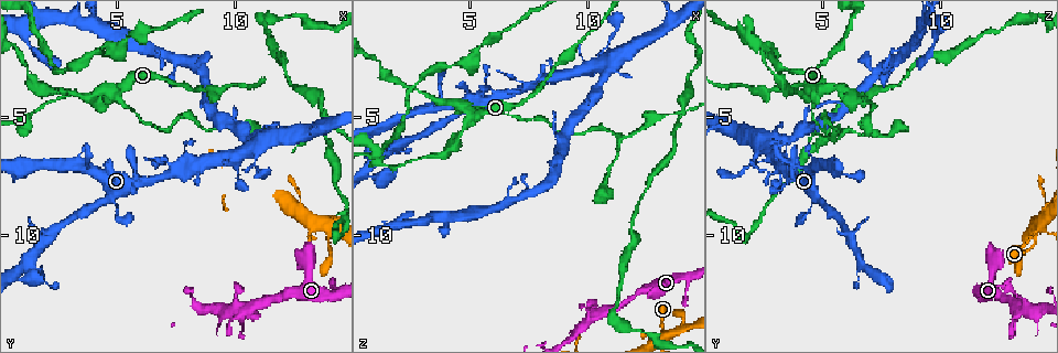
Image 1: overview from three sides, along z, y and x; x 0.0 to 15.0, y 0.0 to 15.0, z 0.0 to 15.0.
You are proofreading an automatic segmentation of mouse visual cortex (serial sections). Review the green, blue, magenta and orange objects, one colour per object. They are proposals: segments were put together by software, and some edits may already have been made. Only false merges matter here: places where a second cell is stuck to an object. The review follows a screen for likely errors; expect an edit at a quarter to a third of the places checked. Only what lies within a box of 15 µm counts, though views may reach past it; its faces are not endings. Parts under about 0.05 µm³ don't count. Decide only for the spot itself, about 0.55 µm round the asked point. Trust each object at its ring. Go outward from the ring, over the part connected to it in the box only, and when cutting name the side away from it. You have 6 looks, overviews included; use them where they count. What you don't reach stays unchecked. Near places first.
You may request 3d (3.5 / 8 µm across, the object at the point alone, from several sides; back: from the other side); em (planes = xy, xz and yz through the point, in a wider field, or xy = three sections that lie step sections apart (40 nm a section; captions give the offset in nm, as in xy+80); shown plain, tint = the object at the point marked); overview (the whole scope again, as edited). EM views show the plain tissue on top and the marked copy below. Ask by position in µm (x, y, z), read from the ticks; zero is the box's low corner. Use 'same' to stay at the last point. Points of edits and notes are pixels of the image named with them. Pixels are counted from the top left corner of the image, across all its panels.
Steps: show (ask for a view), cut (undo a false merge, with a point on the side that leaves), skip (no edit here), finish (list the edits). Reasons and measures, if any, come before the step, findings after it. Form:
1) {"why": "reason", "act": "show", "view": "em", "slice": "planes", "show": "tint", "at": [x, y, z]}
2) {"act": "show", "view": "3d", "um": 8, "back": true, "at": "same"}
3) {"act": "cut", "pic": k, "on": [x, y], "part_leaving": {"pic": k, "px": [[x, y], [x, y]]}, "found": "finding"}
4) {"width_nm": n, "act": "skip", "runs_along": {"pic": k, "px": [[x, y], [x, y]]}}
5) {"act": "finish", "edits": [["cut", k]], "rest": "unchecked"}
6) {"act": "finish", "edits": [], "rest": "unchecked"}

{"why": "a fork", "act": "show", "view": "3d", "um": 3.5, "at": [10.2, 13.1, 13.6]}

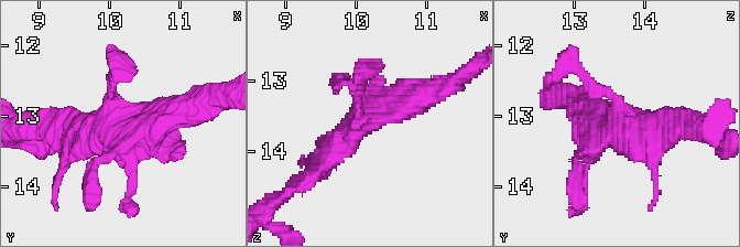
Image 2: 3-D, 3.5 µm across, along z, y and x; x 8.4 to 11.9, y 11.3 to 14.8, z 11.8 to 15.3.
{"why": "shape alone is not enough", "act": "show", "view": "em", "slice": "xy", "step": 3, "show": "tint", "at": [10.10, 13.20, 13.60]}

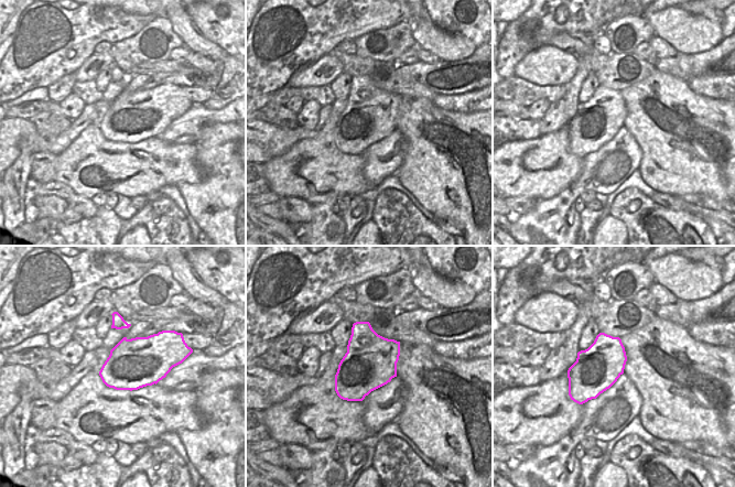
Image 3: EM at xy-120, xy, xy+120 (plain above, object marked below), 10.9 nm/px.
{"act": "skip", "runs_along": {"pic": 2, "px": [[424, 94], [390, 101], [308, 175]]}, "found": "continuous, no second cell"}

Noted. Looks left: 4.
{"why": "four or more arms meet", "act": "show", "view": "3d", "um": 3.5, "at": [10.8, 6.1, 3.1]}

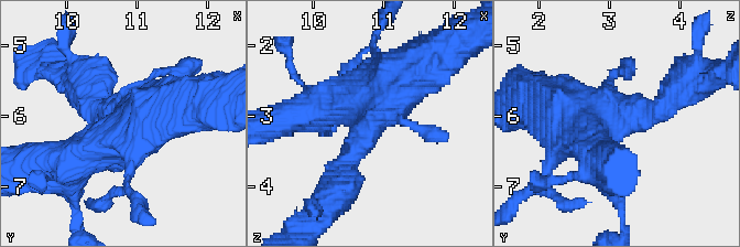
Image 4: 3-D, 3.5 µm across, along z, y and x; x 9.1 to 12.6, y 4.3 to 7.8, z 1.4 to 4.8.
{"act": "show", "view": "em", "slice": "xy", "step": 3, "show": "tint", "at": [10.80, 6.00, 3.10]}

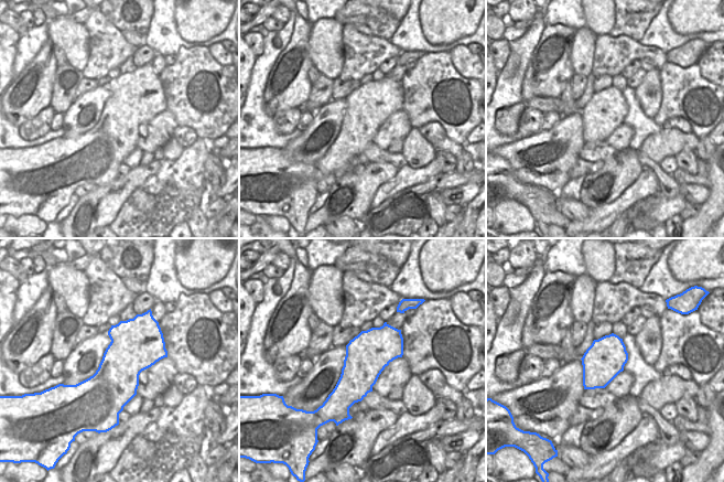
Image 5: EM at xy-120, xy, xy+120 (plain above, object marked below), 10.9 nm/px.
{"act": "skip", "runs_along": {"pic": 4, "px": [[602, 165], [599, 128], [653, 110]]}, "found": "all the same cell"}

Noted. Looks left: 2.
{"why": "calibre changes", "act": "show", "view": "em", "slice": "xy", "step": 1, "show": "tint", "at": [5.0, 3.9, 4.8]}

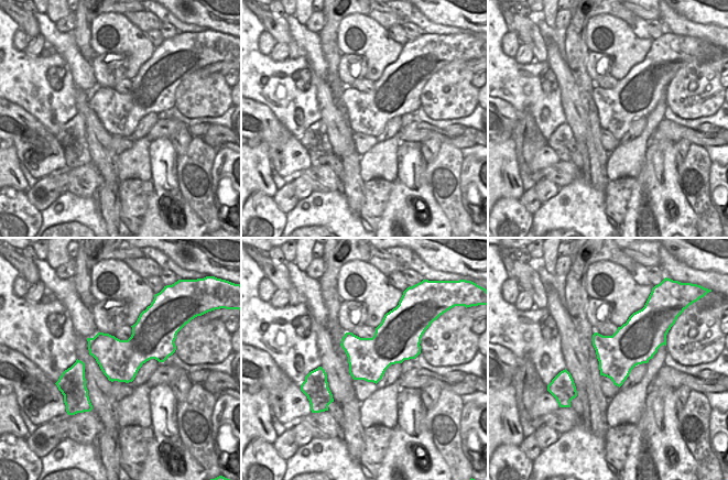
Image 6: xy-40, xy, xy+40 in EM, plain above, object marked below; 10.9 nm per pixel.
{"act": "show", "view": "3d", "um": 3.5, "at": "same"}

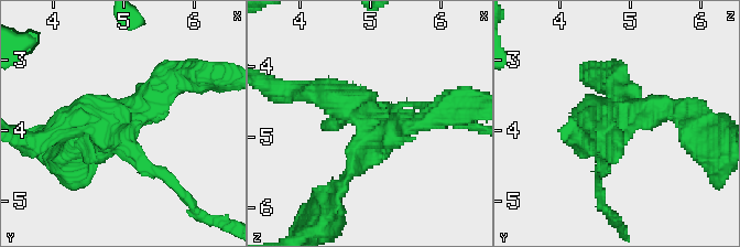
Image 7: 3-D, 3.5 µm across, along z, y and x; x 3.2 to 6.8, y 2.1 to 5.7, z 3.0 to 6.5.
{"act": "cut", "pic": 7, "on": [101, 136], "found": "a second cell is stuck on"}

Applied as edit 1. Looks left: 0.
{"act": "finish", "edits": [["cut", 7]], "rest": "unchecked"}

